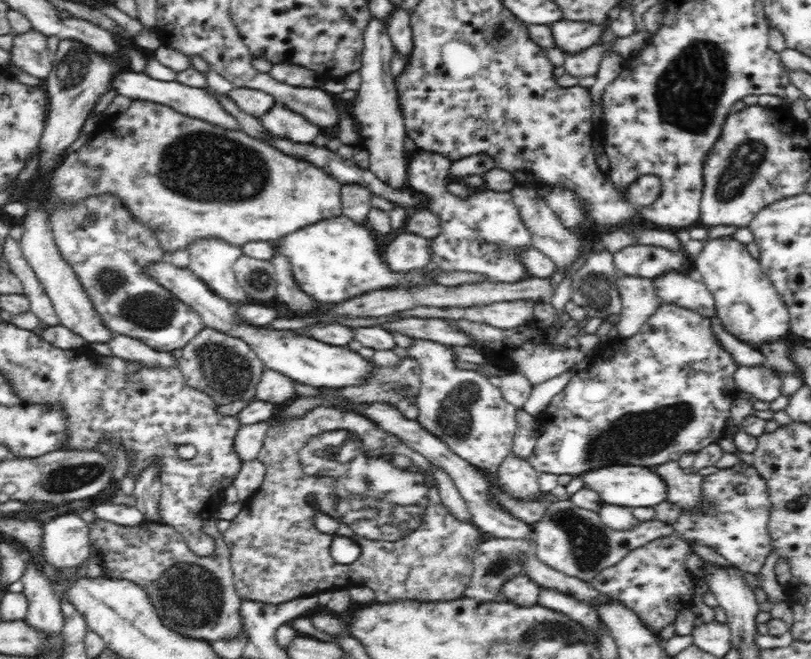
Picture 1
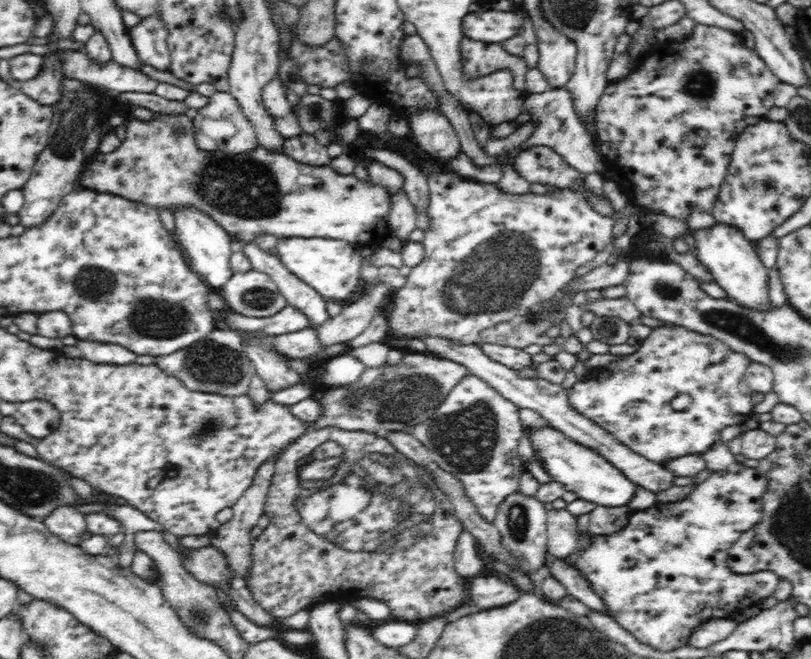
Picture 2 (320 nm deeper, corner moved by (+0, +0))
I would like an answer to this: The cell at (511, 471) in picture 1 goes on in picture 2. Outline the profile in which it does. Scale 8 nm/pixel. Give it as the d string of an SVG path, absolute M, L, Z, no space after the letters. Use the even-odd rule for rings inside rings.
M518 490L499 504L498 513L493 521L501 534L502 545L518 561L518 568L528 575L534 574L536 570L546 565L549 554L546 540L547 519L548 511L546 511L545 503L538 501L535 497L522 495Z

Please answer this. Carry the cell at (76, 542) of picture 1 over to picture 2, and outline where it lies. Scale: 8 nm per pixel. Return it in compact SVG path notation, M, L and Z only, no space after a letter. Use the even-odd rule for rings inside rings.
M75 505L60 506L43 521L50 532L58 535L64 542L80 546L84 536L88 536L85 515L78 512Z

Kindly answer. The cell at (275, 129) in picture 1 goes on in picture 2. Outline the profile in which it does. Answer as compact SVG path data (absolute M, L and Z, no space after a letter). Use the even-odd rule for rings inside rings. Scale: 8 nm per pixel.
M304 132L298 137L285 139L283 153L298 162L314 166L328 166L333 159L326 147L318 144L313 135Z

